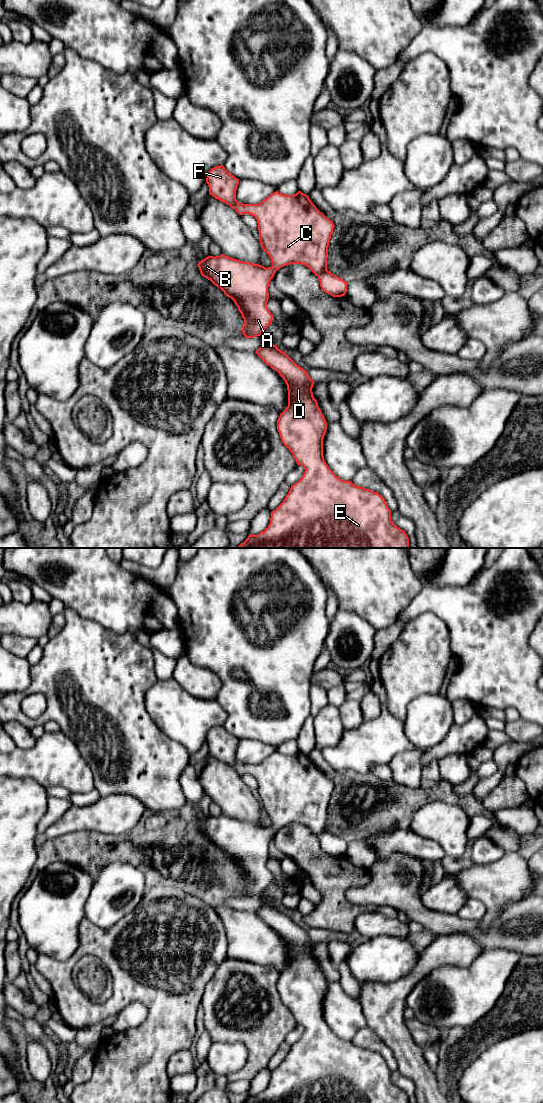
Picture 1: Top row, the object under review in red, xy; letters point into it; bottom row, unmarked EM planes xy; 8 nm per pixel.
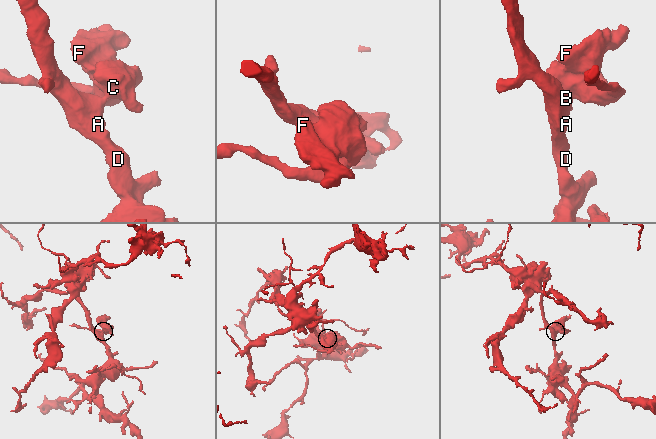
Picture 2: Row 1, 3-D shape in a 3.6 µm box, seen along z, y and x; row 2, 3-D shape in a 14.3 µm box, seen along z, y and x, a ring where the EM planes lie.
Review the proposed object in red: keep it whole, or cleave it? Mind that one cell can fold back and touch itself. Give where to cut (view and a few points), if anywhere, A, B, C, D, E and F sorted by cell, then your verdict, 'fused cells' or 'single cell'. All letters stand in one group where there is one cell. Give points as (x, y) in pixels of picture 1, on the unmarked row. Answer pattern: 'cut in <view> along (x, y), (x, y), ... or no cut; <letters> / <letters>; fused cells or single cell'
no cut; A B C D E F; single cell

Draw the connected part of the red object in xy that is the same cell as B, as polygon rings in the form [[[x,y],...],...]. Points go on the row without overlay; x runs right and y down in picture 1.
[[[223,725],[209,731],[206,743],[209,754],[214,758],[229,765],[239,775],[250,774],[256,778],[261,807],[272,822],[272,826],[266,828],[221,814],[216,817],[208,816],[198,823],[201,835],[220,848],[238,867],[244,879],[242,893],[245,898],[260,896],[274,880],[267,867],[268,847],[276,831],[286,825],[305,825],[318,837],[320,847],[325,853],[333,857],[345,856],[348,843],[327,830],[328,807],[335,785],[316,768],[308,755],[301,751],[293,755],[276,751],[259,764],[239,763],[236,760],[239,739],[229,733]]]

